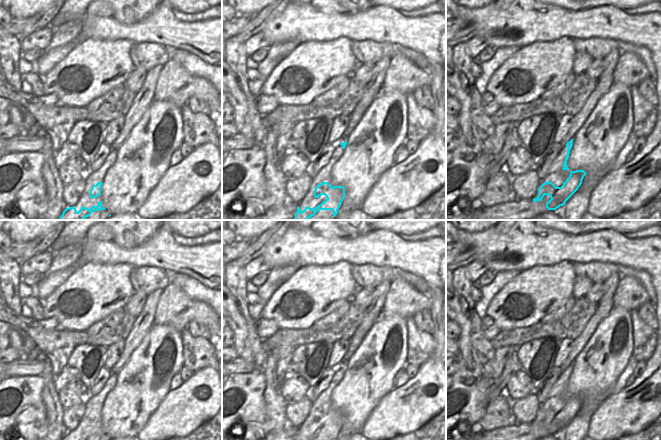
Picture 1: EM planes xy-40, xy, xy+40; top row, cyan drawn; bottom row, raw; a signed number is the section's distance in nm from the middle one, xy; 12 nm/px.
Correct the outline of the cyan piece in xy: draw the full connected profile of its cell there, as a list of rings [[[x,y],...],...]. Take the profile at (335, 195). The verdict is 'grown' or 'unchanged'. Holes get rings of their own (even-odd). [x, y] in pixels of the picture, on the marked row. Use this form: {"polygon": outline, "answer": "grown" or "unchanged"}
{"polygon": [[[321,182],[314,190],[314,197],[319,198],[321,195],[325,195],[327,199],[314,209],[305,207],[301,211],[298,206],[294,220],[308,220],[320,210],[332,210],[333,217],[335,217],[345,197],[345,188],[343,186],[332,187],[328,182]]], "answer": "unchanged"}

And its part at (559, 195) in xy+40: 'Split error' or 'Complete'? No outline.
Complete.

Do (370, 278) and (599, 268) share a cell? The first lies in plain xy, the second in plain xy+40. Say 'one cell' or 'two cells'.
one cell

